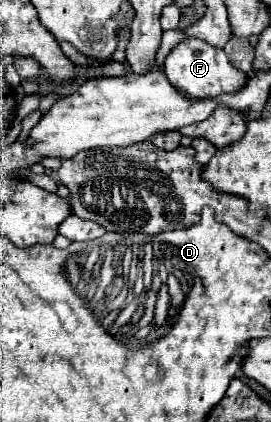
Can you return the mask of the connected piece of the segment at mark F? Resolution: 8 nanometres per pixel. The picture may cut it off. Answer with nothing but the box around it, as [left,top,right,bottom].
[165,39,247,99]

